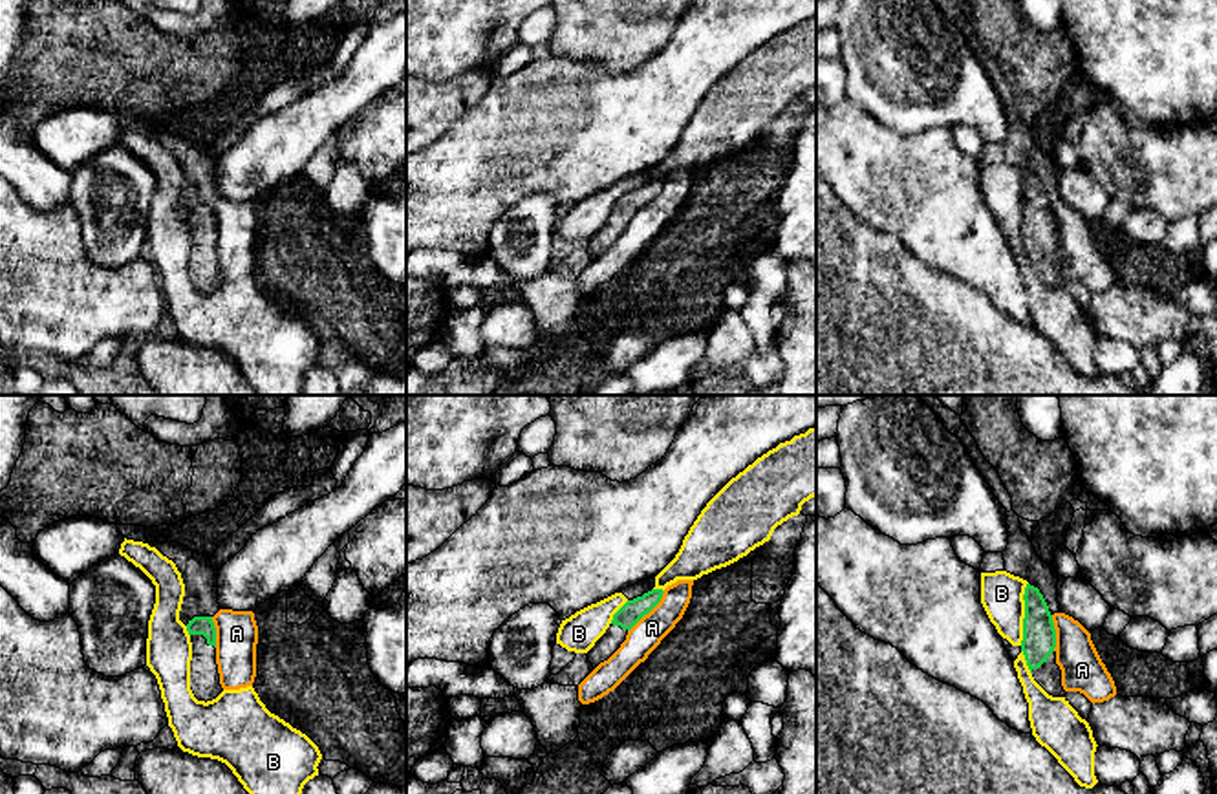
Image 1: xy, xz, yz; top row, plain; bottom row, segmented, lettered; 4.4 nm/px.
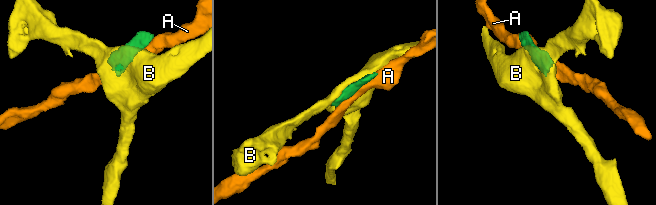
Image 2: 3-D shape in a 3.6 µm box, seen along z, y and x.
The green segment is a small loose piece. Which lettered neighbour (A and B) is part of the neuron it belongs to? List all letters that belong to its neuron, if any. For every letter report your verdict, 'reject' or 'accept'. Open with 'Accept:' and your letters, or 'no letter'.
Accept: no letter
A: reject
B: reject

